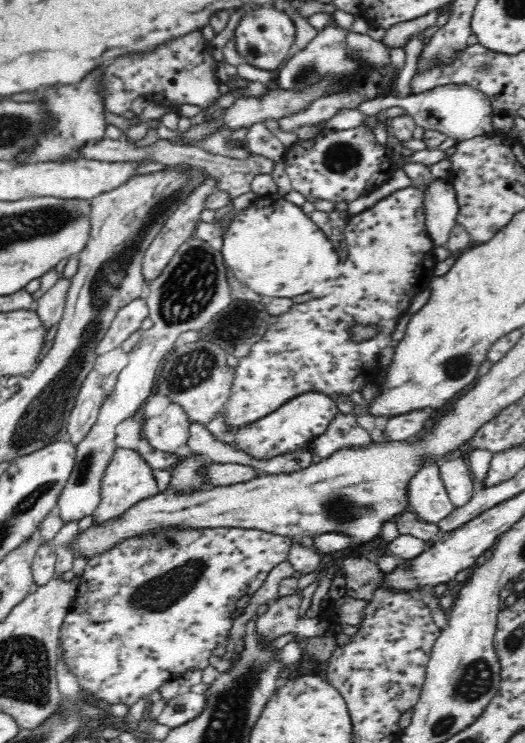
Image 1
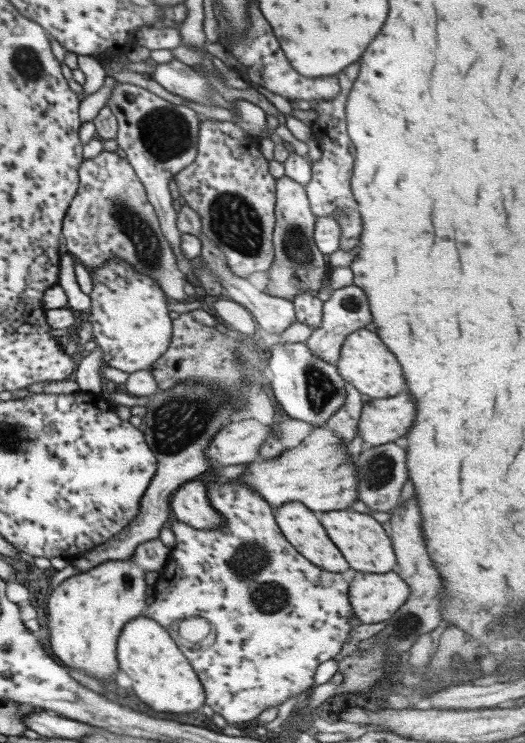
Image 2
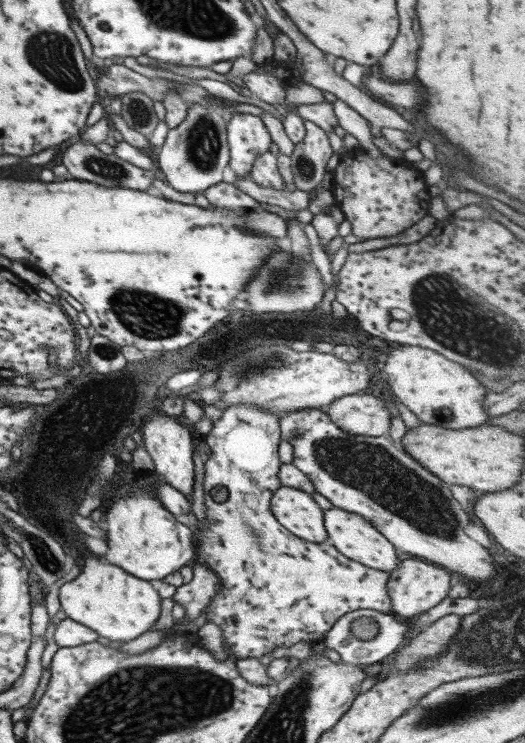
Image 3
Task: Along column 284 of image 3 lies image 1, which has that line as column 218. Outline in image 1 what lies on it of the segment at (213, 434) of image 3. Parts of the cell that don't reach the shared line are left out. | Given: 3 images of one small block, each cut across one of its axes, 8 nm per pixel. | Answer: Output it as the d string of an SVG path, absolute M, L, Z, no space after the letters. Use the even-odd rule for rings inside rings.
M214 528L214 530L169 530L153 537L126 539L117 547L91 558L81 574L77 592L71 603L64 622L60 627L61 646L65 650L67 666L77 674L81 690L92 694L96 700L108 704L128 704L132 706L138 698L148 696L158 690L164 682L173 681L182 676L188 668L206 668L212 650L224 645L232 623L244 612L250 599L263 586L272 568L288 558L291 537L280 536L264 531L244 530L242 528Z

